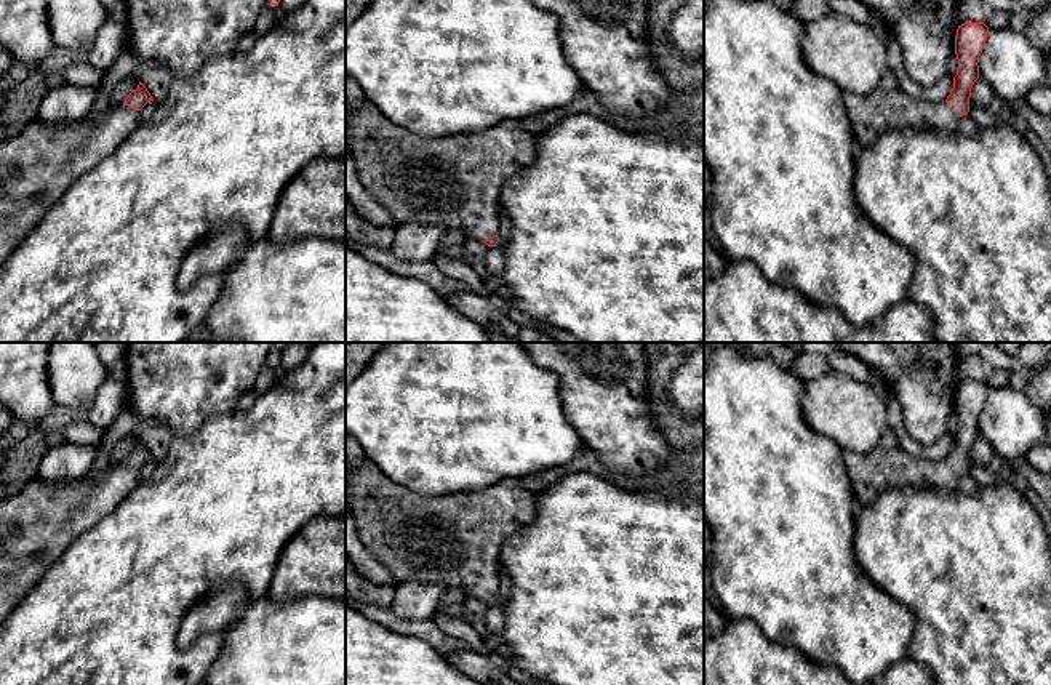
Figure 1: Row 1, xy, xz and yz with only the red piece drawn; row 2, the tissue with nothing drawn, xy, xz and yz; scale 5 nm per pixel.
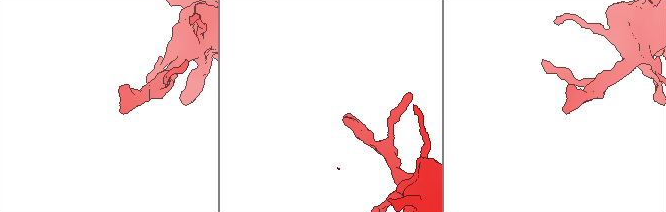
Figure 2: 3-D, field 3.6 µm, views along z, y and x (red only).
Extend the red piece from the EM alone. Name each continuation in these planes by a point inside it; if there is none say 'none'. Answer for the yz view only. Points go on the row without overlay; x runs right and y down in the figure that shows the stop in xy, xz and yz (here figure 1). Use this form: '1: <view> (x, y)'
1: yz (872, 472)

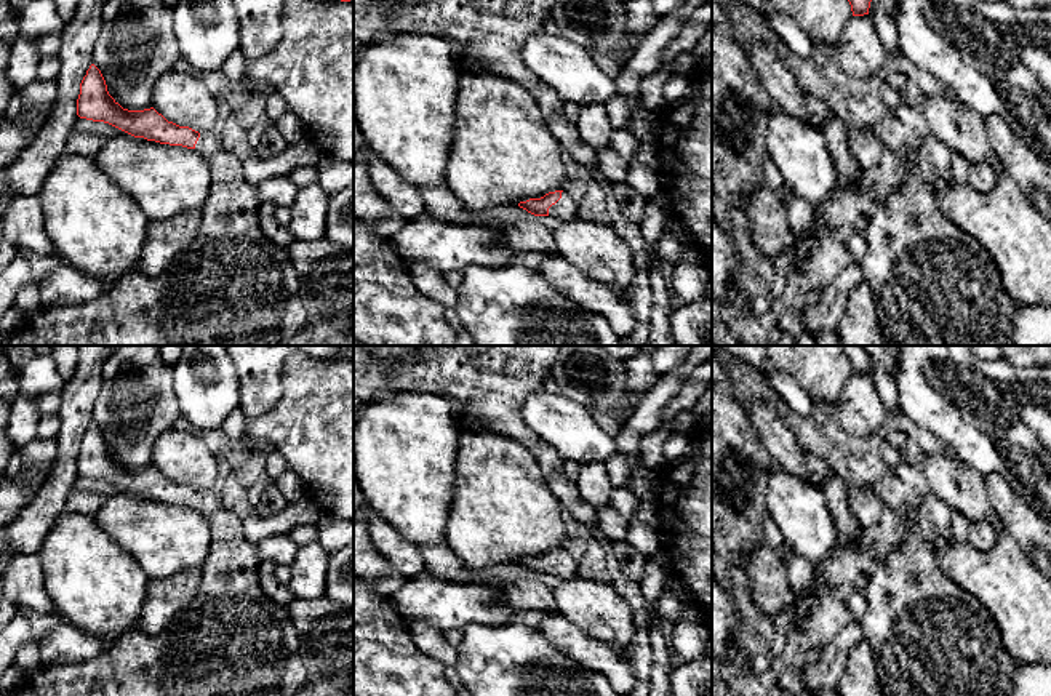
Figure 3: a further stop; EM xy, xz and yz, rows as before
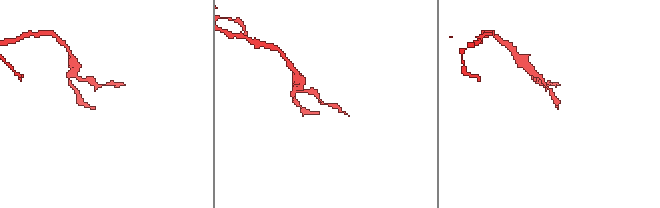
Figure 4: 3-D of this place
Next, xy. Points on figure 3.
1: xy (231, 640)

